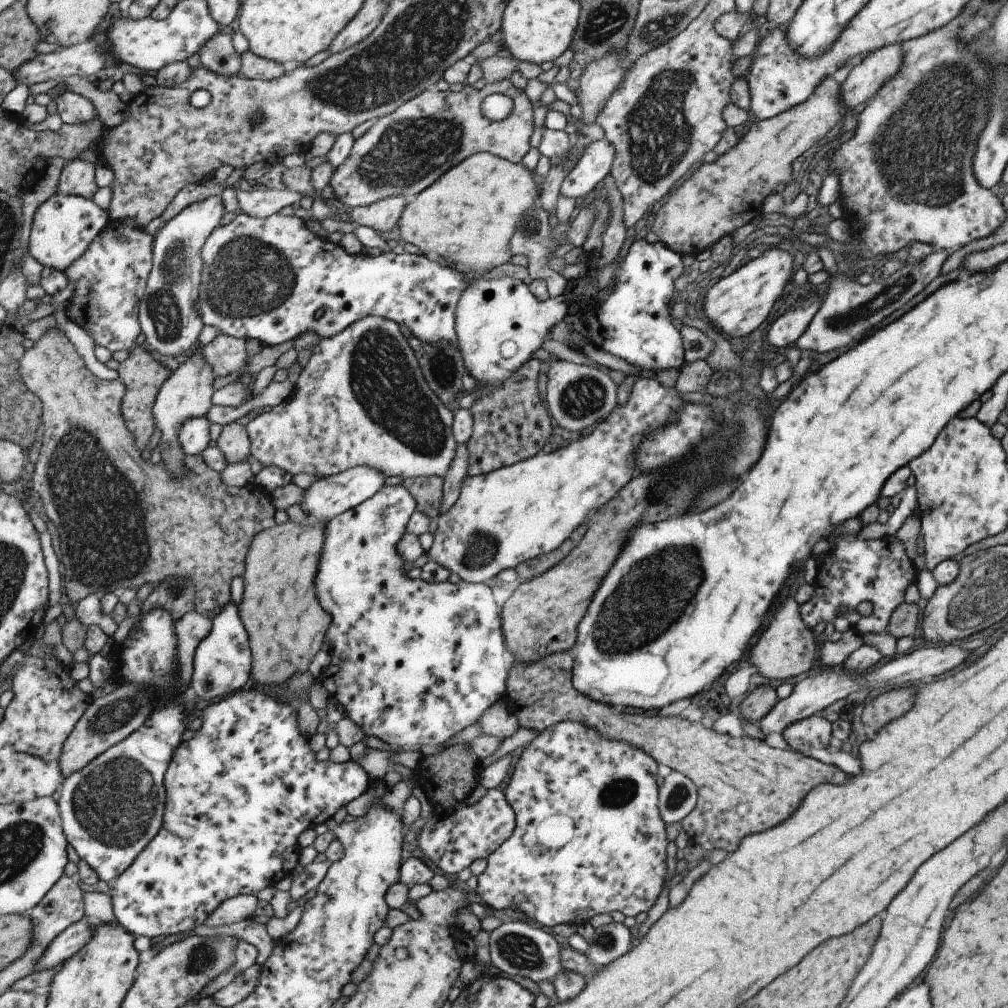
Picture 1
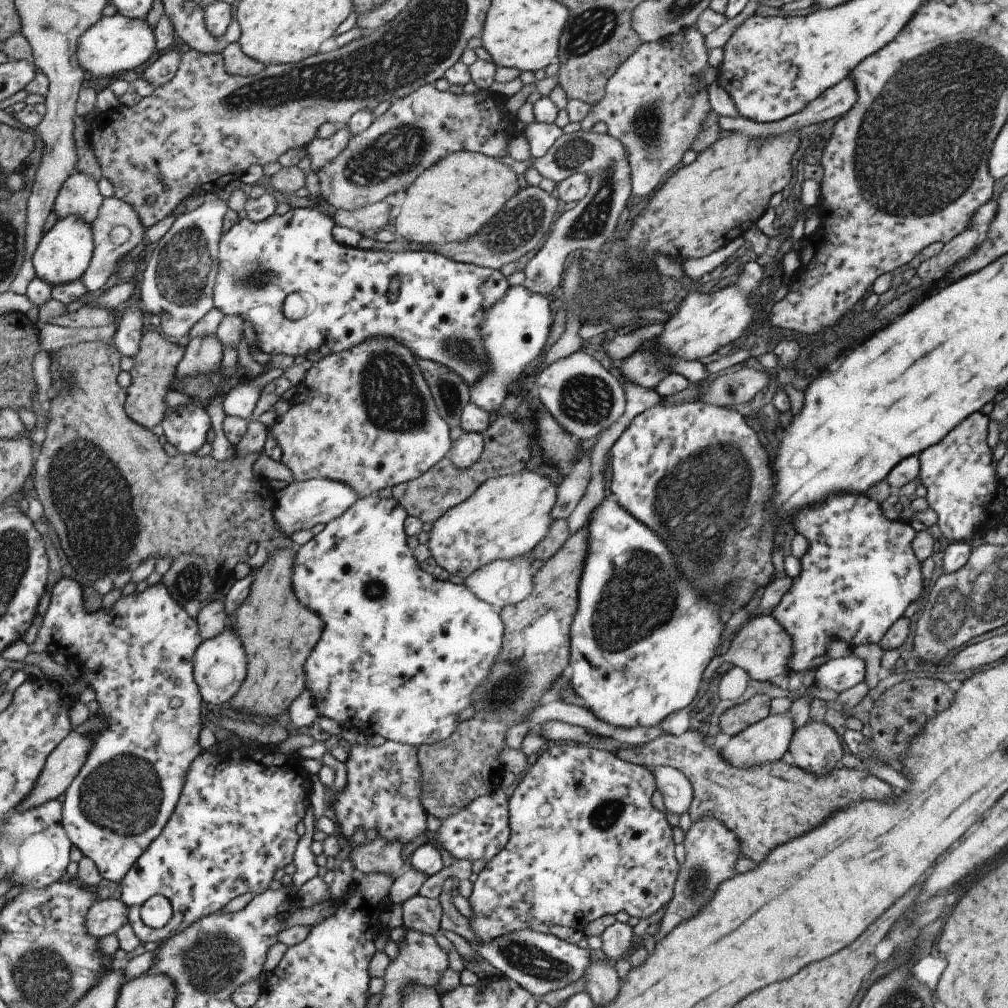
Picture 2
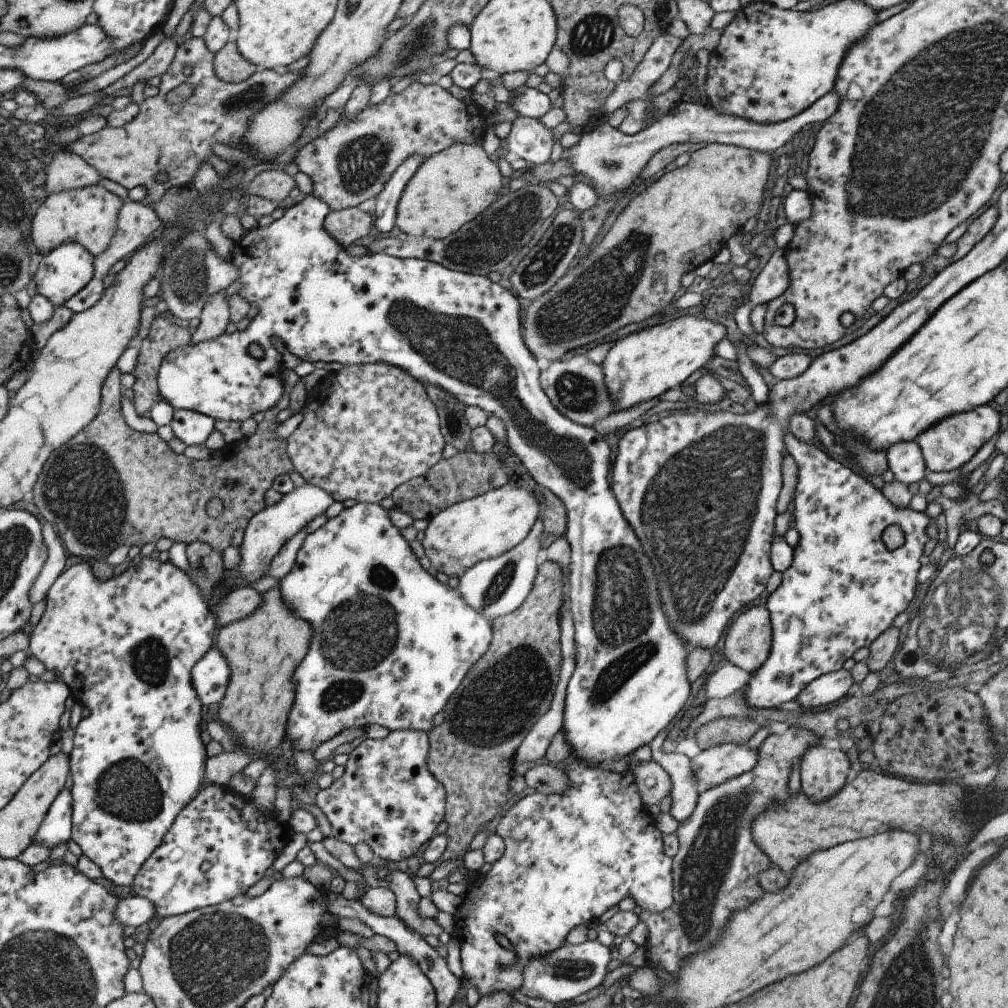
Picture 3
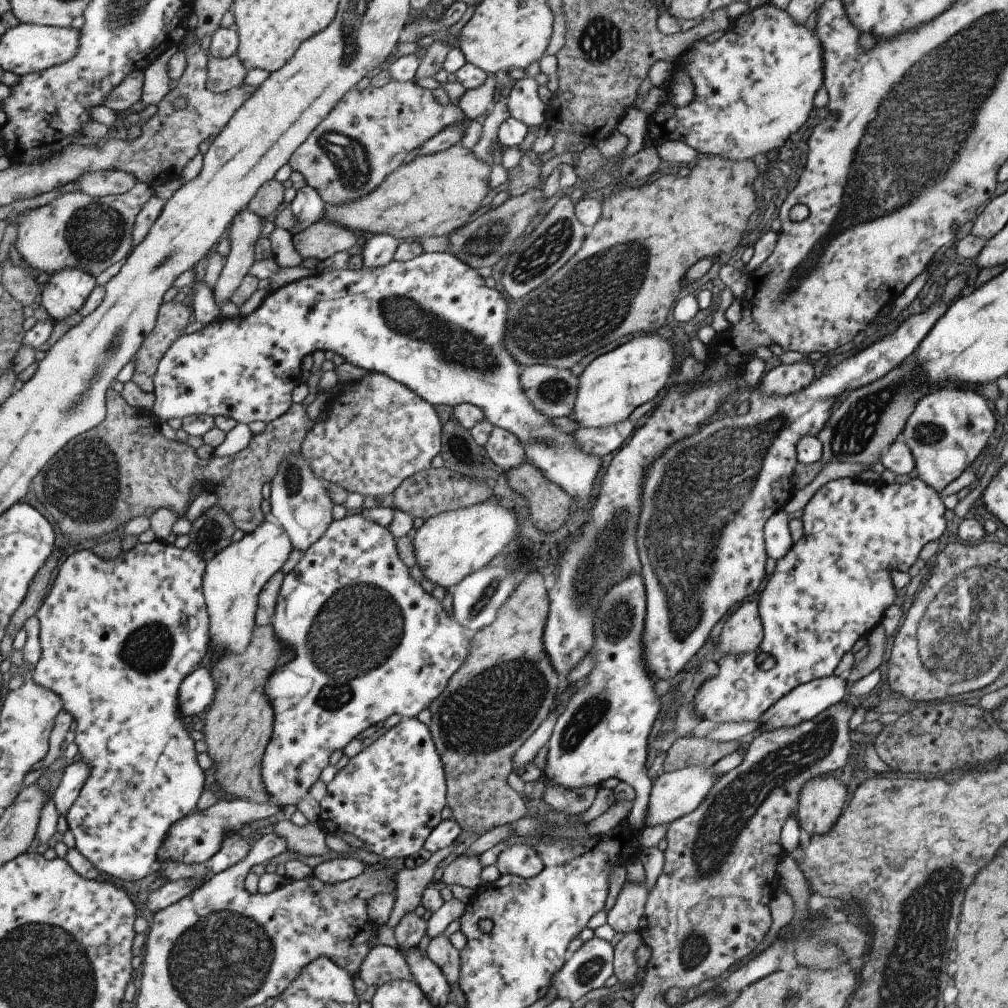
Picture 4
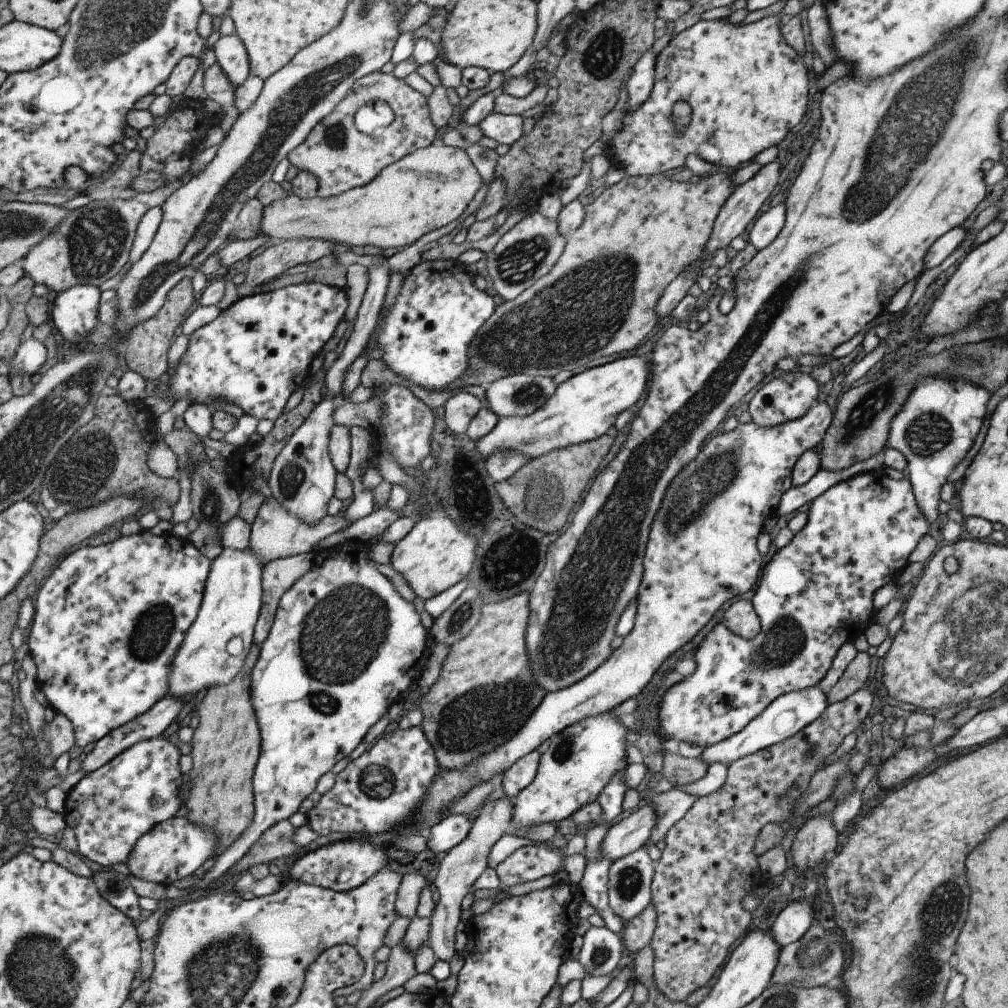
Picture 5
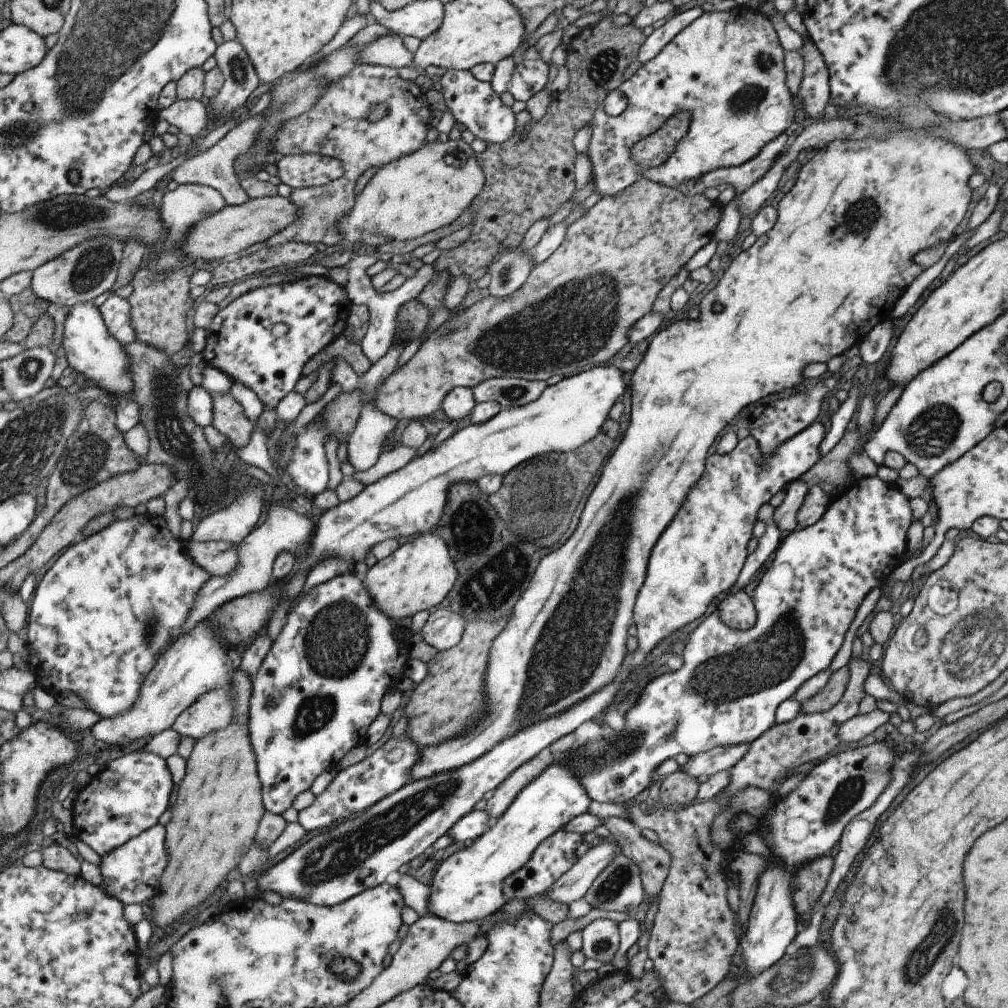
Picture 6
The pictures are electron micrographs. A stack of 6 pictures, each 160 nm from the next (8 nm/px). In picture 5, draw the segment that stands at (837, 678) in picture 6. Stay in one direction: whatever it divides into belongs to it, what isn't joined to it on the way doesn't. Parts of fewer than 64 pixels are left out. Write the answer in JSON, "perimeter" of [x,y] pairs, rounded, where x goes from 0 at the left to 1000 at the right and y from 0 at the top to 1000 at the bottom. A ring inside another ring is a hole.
{"perimeter":[[[850,647],[842,657],[836,668],[818,688],[820,698],[829,697],[846,688],[856,682],[862,671],[862,650],[859,647]]]}

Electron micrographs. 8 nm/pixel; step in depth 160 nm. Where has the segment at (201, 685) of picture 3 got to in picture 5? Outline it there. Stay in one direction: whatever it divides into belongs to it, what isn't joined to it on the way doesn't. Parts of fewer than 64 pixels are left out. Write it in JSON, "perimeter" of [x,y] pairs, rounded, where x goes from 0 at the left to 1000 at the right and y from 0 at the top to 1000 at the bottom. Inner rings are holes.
{"perimeter":[[[164,690],[157,694],[148,704],[145,704],[138,711],[131,712],[130,715],[126,715],[124,718],[117,720],[115,723],[109,724],[102,732],[99,732],[93,742],[86,747],[82,754],[79,754],[79,761],[84,768],[91,764],[96,764],[99,760],[102,760],[105,756],[108,756],[113,750],[116,750],[120,745],[128,742],[130,739],[158,730],[170,715],[174,714],[178,708],[179,703],[184,698],[184,693],[175,693],[174,691]]]}

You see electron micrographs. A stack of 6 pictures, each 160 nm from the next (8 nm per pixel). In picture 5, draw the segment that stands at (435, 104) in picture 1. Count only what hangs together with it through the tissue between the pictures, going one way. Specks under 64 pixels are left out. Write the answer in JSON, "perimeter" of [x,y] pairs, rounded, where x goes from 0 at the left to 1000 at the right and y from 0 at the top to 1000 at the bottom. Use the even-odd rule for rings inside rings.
{"perimeter":[[[376,69],[355,77],[330,109],[311,125],[302,140],[284,153],[284,158],[297,170],[311,172],[315,179],[313,194],[325,197],[363,184],[381,165],[428,144],[433,129],[426,119],[423,97],[408,88],[400,78]],[[369,99],[383,101],[390,108],[390,119],[373,132],[363,134],[351,126],[350,114],[356,104]]]}

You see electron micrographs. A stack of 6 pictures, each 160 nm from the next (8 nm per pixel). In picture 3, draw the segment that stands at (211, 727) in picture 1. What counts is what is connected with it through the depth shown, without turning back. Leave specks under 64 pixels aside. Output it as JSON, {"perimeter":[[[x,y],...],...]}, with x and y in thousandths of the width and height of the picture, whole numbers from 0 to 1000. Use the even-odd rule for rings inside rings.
{"perimeter":[[[202,776],[195,788],[189,793],[180,804],[179,808],[176,808],[170,821],[165,825],[165,829],[160,832],[160,837],[152,843],[148,851],[143,855],[143,858],[137,863],[134,871],[131,873],[130,879],[134,885],[134,889],[147,891],[154,900],[155,905],[151,908],[150,913],[156,914],[162,910],[171,910],[177,907],[188,905],[188,903],[204,900],[207,898],[217,897],[219,894],[230,892],[235,888],[241,887],[255,872],[261,870],[261,866],[265,861],[269,860],[271,853],[279,846],[285,835],[293,827],[289,823],[287,816],[278,816],[274,813],[274,808],[271,813],[259,813],[253,806],[253,802],[246,796],[246,792],[239,792],[234,789],[227,781],[220,781],[209,777]]]}

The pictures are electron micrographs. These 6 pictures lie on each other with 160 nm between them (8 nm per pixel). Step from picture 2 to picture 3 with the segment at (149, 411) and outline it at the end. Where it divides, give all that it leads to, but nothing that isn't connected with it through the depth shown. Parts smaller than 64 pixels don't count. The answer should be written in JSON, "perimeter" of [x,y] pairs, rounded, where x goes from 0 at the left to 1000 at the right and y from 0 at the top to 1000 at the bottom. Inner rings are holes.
{"perimeter":[[[156,312],[148,320],[147,330],[144,335],[136,338],[138,347],[134,363],[131,367],[133,380],[131,382],[132,397],[130,397],[130,399],[132,399],[133,409],[137,413],[147,412],[148,407],[153,402],[154,397],[156,397],[158,391],[155,382],[155,371],[159,359],[169,347],[178,346],[179,343],[184,343],[188,340],[189,332],[190,327],[188,327],[184,320],[179,320],[166,312]]]}

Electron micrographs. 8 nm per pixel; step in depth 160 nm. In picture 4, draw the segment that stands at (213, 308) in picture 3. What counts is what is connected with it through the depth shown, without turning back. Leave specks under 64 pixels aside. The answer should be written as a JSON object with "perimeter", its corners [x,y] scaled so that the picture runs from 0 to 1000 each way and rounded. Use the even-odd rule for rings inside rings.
{"perimeter":[[[241,208],[235,211],[230,218],[230,222],[225,226],[223,234],[226,235],[228,240],[228,249],[219,270],[216,272],[215,280],[213,281],[211,292],[212,301],[216,304],[218,311],[218,304],[223,297],[227,297],[229,291],[236,285],[239,277],[246,271],[246,266],[251,261],[251,242],[257,236],[259,225],[259,217],[252,210]]]}

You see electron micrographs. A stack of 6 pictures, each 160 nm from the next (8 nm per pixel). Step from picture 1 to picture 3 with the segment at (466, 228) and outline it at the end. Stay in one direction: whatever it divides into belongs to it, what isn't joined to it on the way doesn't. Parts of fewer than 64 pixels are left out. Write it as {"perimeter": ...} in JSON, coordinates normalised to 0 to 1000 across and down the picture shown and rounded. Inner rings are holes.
{"perimeter":[[[475,140],[451,142],[425,155],[413,167],[409,176],[402,182],[393,204],[391,224],[407,235],[426,235],[437,237],[451,230],[458,222],[470,217],[480,206],[483,206],[493,194],[501,182],[495,172],[490,156],[485,156]]]}

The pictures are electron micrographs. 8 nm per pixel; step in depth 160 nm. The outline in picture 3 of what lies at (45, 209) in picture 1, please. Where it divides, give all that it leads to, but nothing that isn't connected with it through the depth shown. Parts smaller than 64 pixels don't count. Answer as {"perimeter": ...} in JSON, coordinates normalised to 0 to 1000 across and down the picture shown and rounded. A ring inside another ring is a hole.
{"perimeter":[[[59,241],[34,259],[37,268],[32,278],[32,289],[49,297],[54,305],[61,304],[90,278],[93,271],[92,259],[93,256],[79,242]]]}

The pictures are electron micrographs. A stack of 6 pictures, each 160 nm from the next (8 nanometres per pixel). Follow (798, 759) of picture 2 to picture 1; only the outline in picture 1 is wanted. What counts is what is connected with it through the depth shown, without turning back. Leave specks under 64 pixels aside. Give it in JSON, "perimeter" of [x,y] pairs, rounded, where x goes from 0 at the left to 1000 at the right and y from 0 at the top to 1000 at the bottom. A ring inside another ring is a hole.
{"perimeter":[[[803,709],[777,723],[775,728],[783,743],[820,742],[824,734],[824,717],[818,711]]]}

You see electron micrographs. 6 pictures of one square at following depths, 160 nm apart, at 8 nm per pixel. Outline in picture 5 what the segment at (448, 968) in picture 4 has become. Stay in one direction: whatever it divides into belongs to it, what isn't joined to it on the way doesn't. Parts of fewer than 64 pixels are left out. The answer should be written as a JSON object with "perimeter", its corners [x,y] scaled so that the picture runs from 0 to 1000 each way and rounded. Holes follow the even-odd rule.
{"perimeter":[[[503,790],[491,794],[485,794],[480,798],[468,813],[467,821],[462,830],[445,842],[441,849],[437,853],[432,868],[431,877],[436,887],[436,892],[427,909],[427,926],[425,939],[428,940],[432,952],[447,952],[447,948],[453,943],[449,939],[451,919],[456,914],[457,892],[469,874],[481,863],[483,846],[489,836],[499,827],[506,823],[506,812],[508,804],[507,792]]]}

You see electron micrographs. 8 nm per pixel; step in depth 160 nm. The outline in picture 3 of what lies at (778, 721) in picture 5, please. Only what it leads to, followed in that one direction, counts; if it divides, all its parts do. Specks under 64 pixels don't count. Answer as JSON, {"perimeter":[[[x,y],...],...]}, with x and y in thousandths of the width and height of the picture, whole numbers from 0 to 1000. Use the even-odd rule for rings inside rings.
{"perimeter":[[[825,665],[802,677],[788,694],[795,704],[811,704],[820,698],[826,700],[839,692],[845,678],[842,665]]]}

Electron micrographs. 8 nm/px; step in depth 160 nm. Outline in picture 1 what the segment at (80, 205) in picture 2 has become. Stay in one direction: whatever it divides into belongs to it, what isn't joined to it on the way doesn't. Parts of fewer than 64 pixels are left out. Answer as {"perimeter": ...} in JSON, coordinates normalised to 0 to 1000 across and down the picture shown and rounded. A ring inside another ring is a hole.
{"perimeter":[[[73,158],[64,161],[59,173],[56,190],[90,197],[97,188],[93,179],[93,169],[92,162],[85,159]]]}

